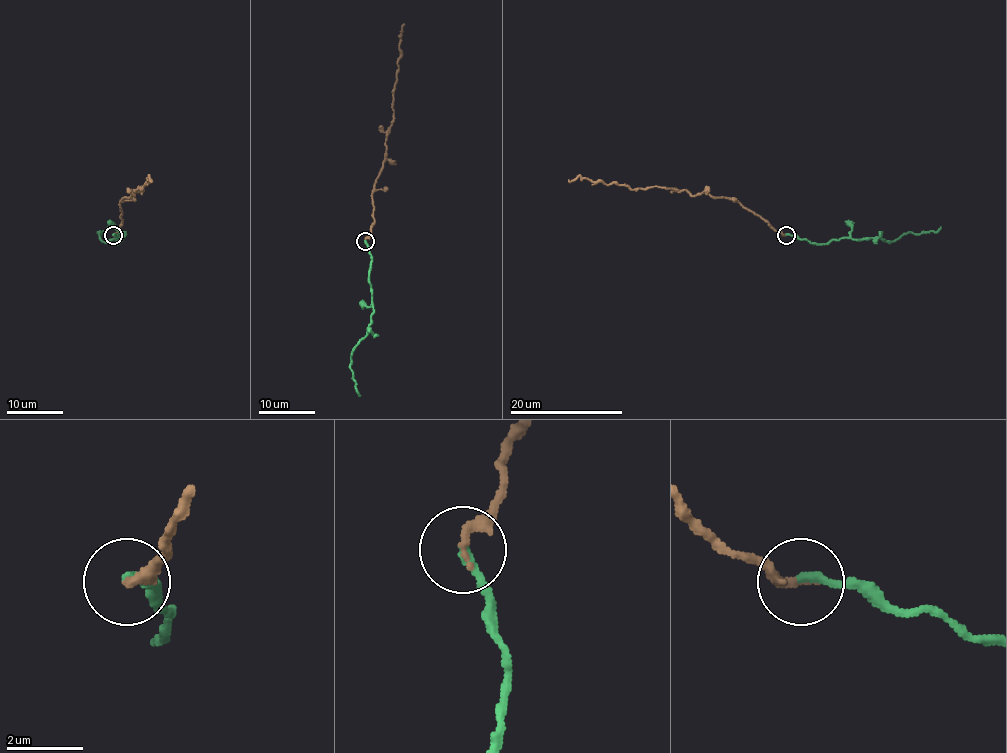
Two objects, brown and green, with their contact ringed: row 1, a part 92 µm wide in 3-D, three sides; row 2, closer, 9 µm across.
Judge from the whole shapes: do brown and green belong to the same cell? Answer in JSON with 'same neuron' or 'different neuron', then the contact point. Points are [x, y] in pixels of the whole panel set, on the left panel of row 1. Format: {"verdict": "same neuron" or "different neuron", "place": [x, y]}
{"verdict": "same neuron", "place": [113, 235]}

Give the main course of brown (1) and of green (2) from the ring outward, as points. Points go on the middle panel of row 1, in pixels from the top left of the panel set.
1: (365, 241), (374, 221), (372, 193), (384, 162), (387, 130), (394, 112), (393, 89), (397, 82), (404, 23)
2: (365, 241), (372, 256), (369, 283), (373, 314), (369, 332), (355, 349), (351, 363), (356, 391), (360, 395)

